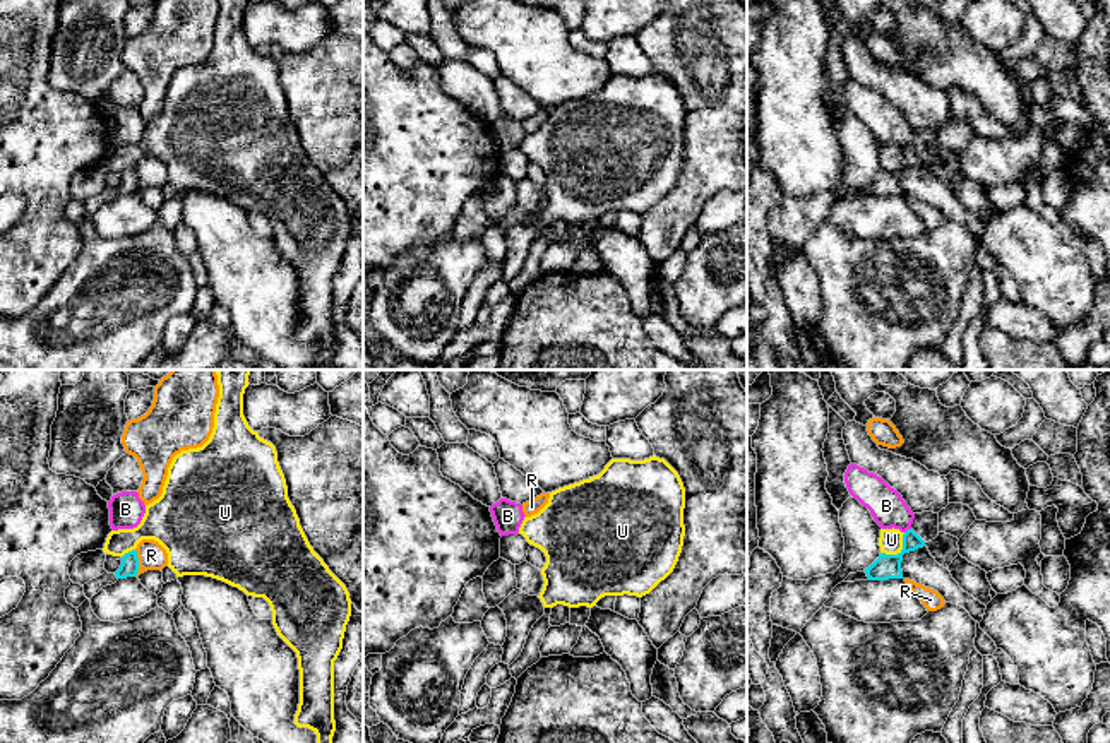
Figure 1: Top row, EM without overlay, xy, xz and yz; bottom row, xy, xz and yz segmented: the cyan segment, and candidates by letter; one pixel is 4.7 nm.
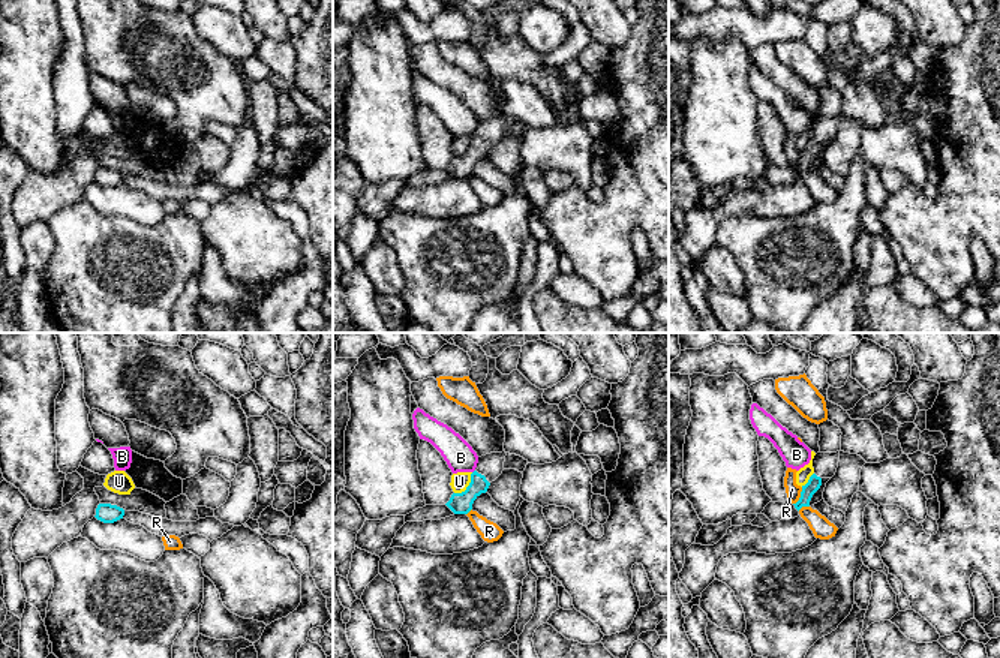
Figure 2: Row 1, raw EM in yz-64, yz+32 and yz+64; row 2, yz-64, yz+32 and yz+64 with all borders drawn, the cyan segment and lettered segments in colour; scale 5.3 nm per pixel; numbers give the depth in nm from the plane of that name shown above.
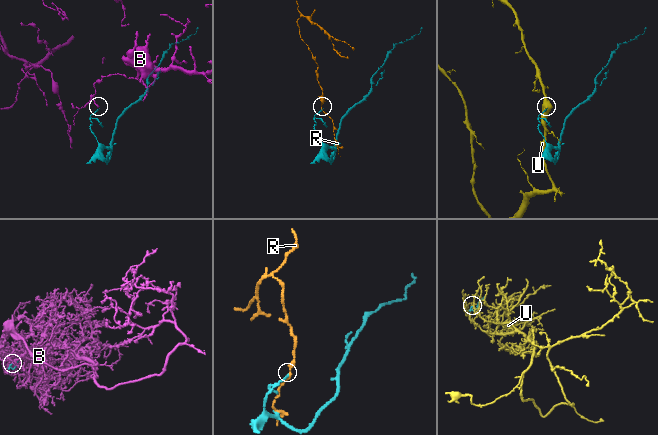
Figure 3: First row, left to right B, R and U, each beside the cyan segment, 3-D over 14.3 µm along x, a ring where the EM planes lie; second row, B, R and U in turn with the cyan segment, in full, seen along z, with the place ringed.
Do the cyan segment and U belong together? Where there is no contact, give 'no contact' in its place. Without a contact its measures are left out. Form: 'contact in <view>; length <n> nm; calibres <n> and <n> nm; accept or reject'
contact in yz; length 160 nm; calibres 120 and 110 nm; reject

